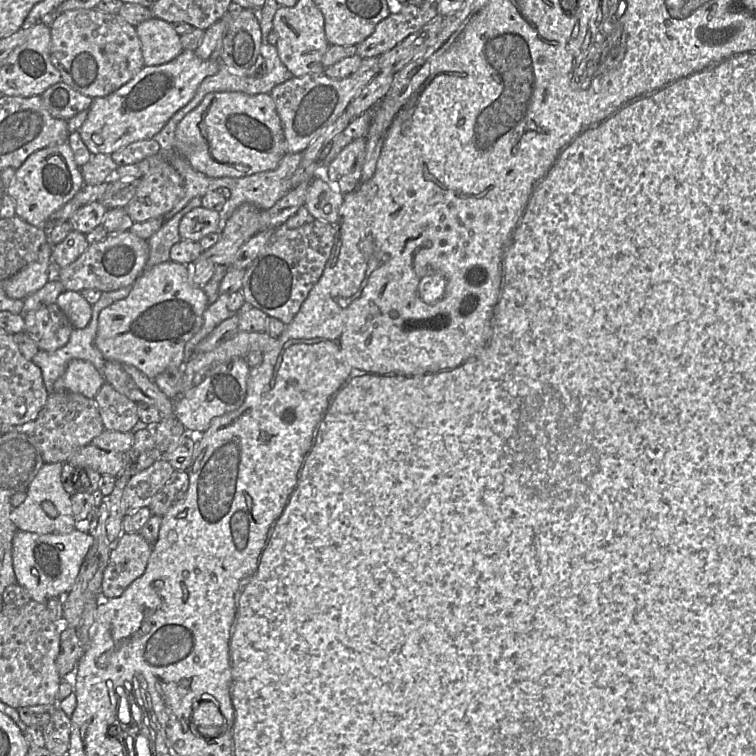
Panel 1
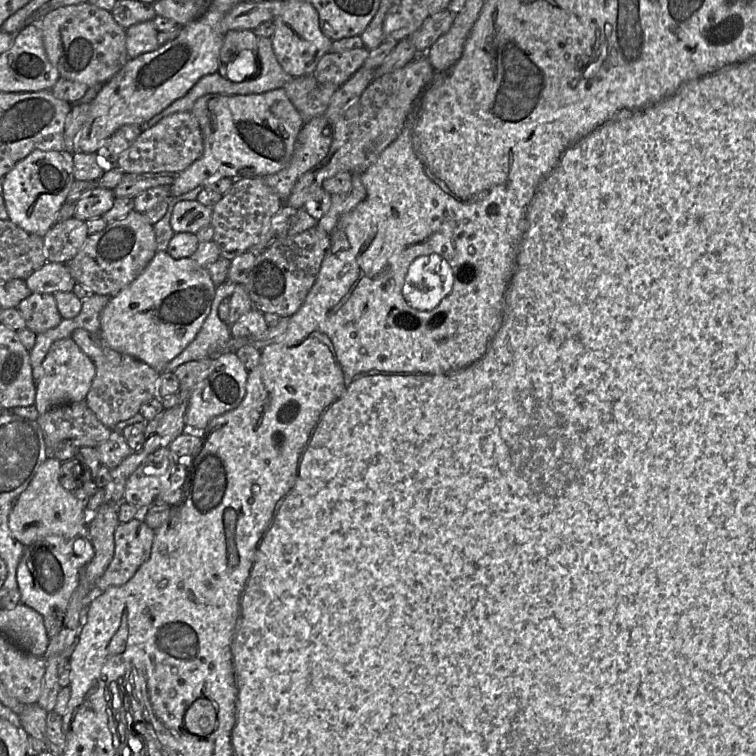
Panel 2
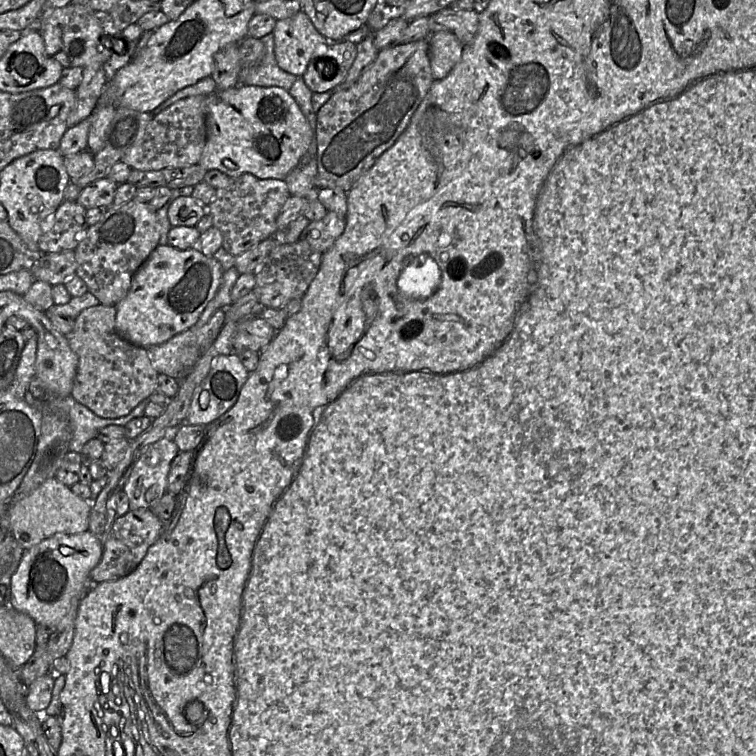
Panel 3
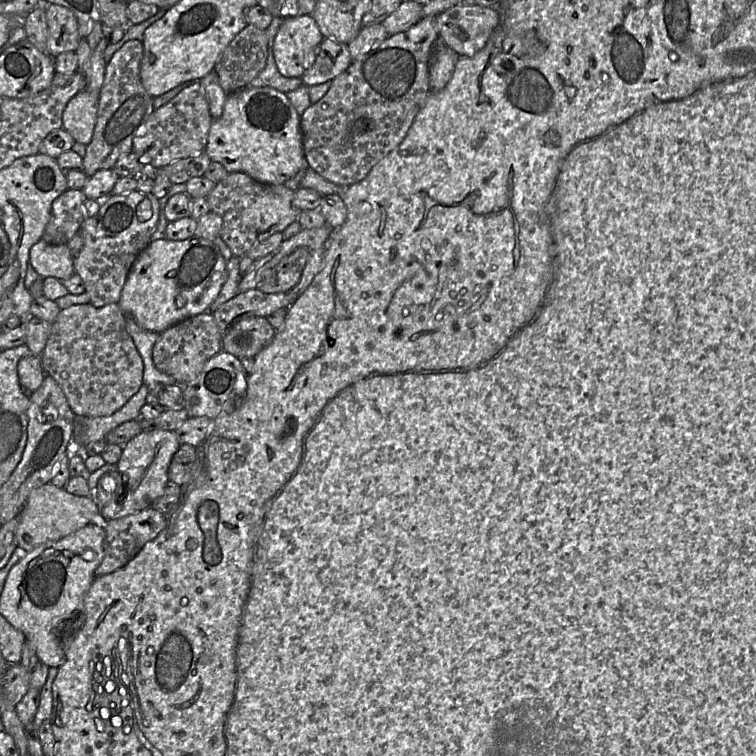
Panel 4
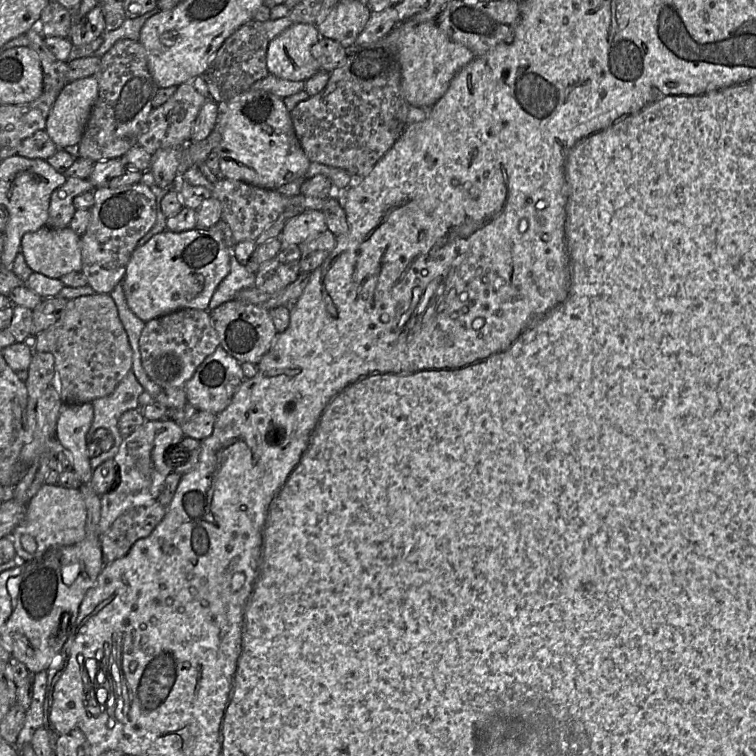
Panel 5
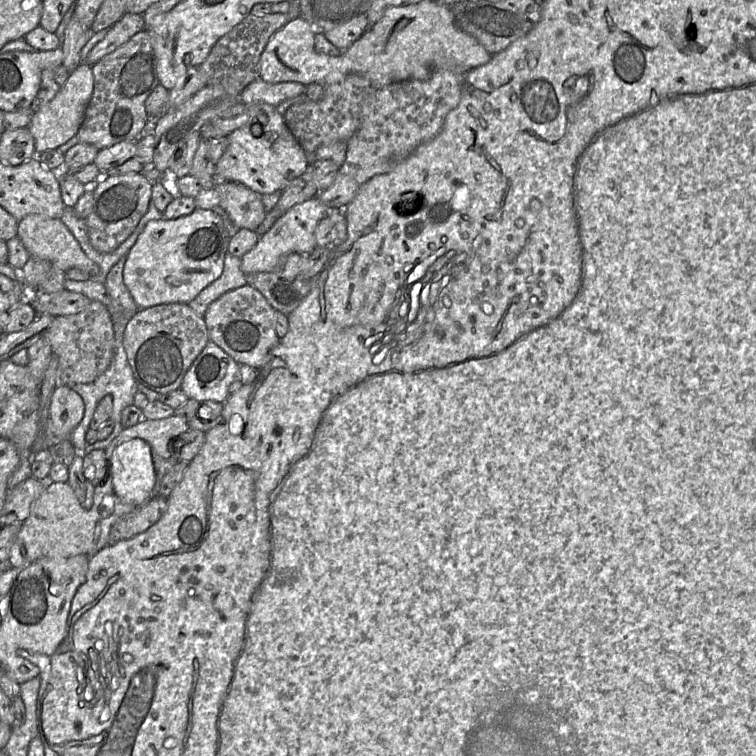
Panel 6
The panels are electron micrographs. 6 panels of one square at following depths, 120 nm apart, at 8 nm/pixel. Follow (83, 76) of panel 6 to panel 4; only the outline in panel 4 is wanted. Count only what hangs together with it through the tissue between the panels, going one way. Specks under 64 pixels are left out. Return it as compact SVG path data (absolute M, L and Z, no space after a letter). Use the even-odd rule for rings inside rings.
M87 89L79 91L67 103L62 115L62 128L77 143L89 144L97 118L98 97Z

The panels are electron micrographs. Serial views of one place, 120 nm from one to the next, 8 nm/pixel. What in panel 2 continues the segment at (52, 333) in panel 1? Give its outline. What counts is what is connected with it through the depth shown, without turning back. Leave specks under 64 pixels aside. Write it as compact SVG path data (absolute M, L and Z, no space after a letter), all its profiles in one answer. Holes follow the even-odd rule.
M32 292L17 308L26 321L26 327L35 334L56 328L63 318L53 294Z

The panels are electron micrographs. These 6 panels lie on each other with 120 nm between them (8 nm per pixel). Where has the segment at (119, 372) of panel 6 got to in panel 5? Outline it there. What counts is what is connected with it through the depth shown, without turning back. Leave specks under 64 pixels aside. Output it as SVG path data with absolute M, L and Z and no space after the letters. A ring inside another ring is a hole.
M132 371L120 381L109 396L97 398L91 402L94 410L93 421L87 432L87 443L93 440L93 435L99 428L107 429L113 436L114 447L119 447L123 438L118 428L121 415L127 410L140 407L138 398L144 388Z

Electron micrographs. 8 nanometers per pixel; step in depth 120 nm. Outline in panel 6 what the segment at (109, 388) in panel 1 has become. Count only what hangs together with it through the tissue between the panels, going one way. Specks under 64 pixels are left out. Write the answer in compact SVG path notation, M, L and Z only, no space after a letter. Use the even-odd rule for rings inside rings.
M91 301L83 311L69 316L55 317L41 338L45 338L51 346L53 354L58 357L56 387L93 382L109 367L115 346L113 320L106 305L99 301Z

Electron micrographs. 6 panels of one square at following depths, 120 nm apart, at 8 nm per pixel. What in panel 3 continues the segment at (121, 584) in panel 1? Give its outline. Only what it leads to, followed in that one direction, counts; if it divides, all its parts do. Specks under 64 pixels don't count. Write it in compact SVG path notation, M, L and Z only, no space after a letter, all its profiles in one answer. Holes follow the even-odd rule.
M138 509L129 511L123 516L117 516L103 542L102 558L90 573L92 583L114 581L129 575L143 560L148 548L160 536L164 524L165 522L159 520L150 509Z

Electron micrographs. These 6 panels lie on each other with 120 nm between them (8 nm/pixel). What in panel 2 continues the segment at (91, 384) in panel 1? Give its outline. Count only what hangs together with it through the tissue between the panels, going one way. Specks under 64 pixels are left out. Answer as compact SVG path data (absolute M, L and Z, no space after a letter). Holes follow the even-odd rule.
M70 338L55 341L43 363L44 375L36 384L35 407L43 415L54 406L85 401L95 377L96 368L93 361Z

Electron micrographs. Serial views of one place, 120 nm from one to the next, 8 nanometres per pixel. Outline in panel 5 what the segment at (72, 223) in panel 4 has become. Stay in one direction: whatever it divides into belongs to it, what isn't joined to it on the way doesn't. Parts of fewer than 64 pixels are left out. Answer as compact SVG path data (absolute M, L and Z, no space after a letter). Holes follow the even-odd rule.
M67 177L65 183L53 191L50 197L47 226L55 229L68 227L76 211L73 199L95 188L88 179Z

